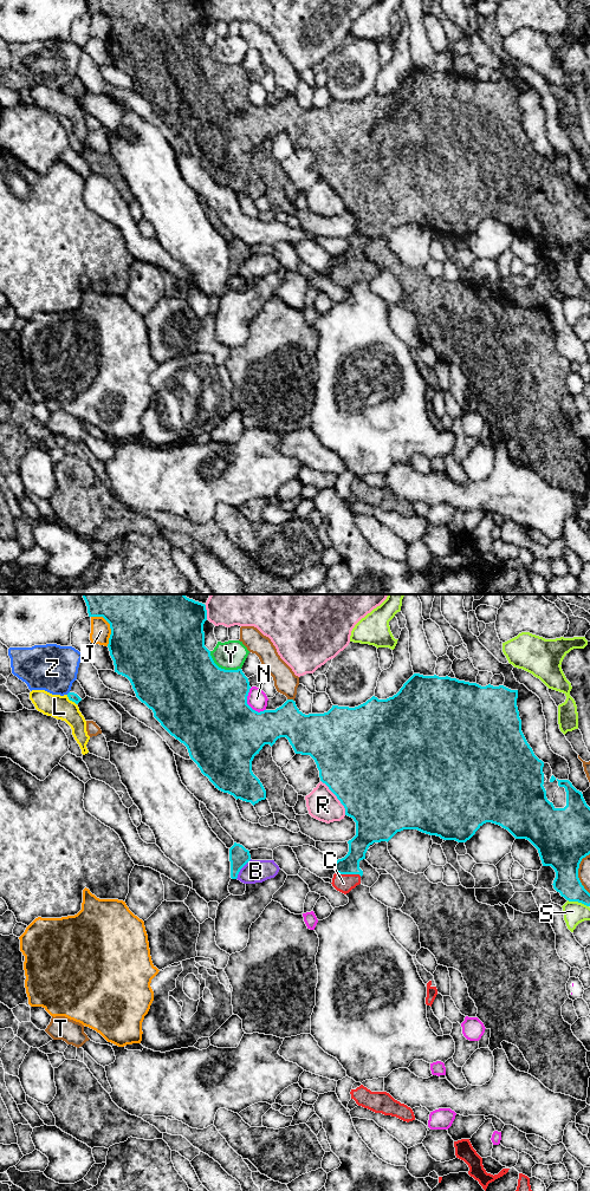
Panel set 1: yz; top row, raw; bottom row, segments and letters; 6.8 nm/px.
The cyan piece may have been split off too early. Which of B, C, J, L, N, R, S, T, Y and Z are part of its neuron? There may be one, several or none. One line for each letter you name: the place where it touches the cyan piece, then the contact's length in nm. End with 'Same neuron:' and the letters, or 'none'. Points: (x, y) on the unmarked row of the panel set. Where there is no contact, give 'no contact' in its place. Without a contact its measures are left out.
C: contact yz (349, 268); length 180 nm
Same neuron: C

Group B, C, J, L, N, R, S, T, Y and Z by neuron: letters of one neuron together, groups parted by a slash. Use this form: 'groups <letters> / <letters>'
groups B / C / J / L / N / R / S / T / Y / Z

